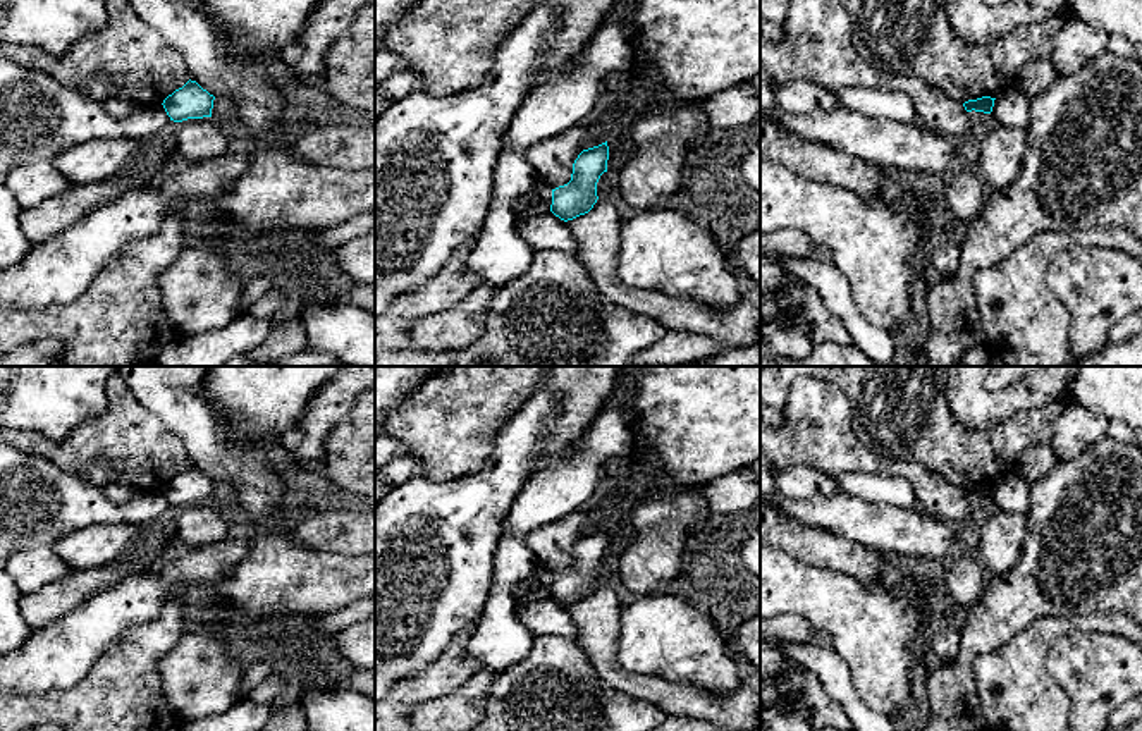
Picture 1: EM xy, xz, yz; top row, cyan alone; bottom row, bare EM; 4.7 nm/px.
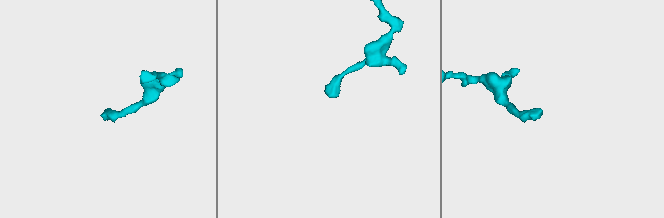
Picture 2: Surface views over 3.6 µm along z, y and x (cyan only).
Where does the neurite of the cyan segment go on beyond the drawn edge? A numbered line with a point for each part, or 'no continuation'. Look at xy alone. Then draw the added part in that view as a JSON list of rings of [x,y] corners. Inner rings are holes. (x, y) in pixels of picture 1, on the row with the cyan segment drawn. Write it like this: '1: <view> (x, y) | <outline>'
no continuation

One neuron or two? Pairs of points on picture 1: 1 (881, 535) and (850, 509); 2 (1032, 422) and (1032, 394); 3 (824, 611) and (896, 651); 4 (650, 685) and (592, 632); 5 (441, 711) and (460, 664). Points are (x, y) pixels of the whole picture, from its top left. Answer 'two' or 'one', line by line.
1: one
2: two
3: one
4: one
5: two

